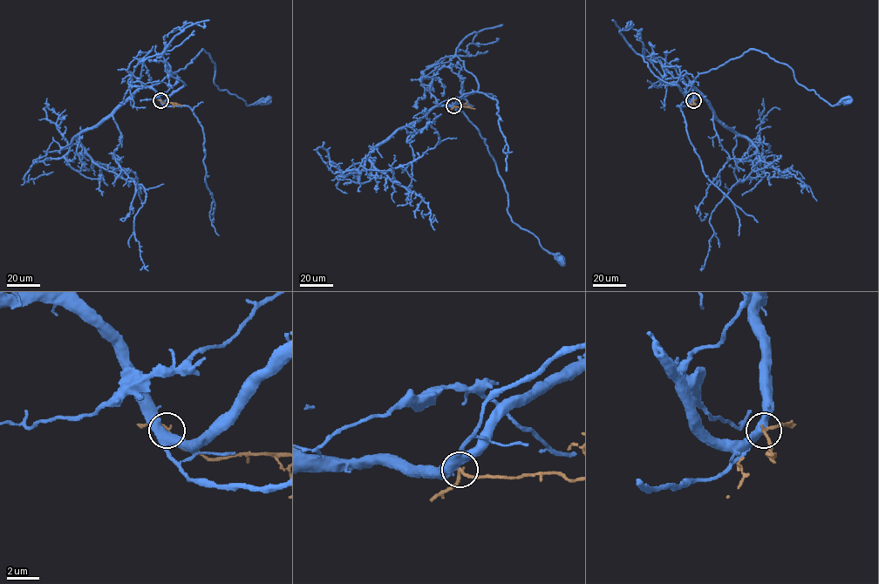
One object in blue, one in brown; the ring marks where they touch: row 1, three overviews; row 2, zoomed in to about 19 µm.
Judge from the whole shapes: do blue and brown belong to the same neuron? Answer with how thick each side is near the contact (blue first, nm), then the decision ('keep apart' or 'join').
500/190 nm | keep apart

